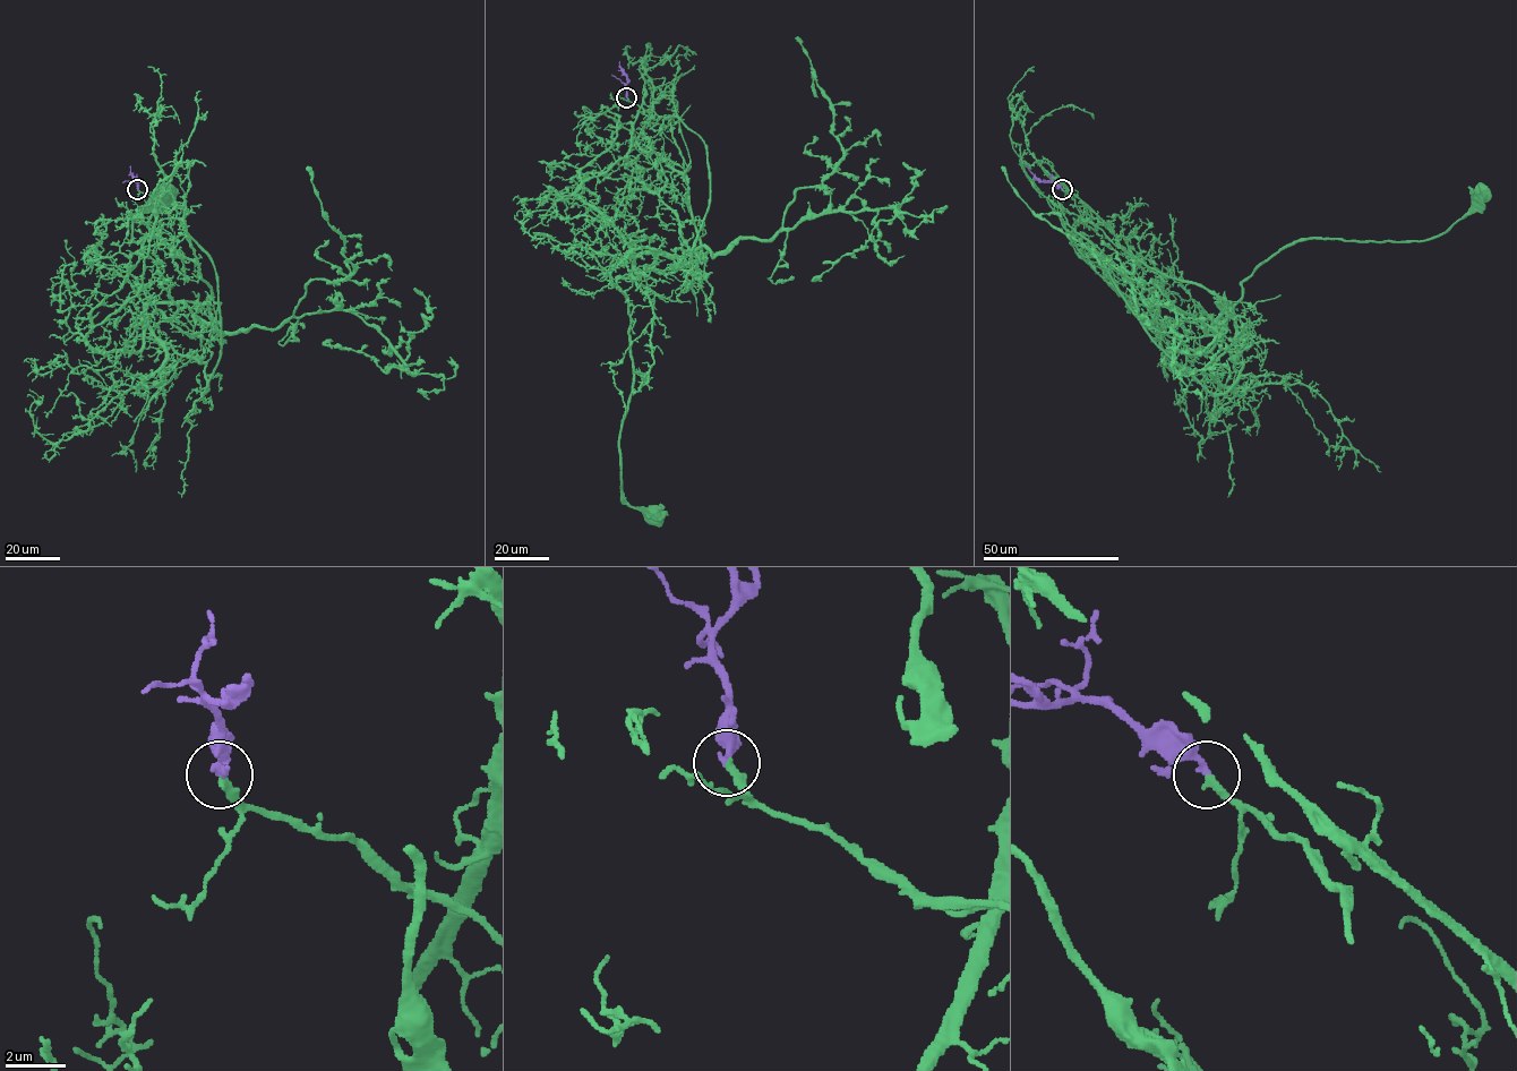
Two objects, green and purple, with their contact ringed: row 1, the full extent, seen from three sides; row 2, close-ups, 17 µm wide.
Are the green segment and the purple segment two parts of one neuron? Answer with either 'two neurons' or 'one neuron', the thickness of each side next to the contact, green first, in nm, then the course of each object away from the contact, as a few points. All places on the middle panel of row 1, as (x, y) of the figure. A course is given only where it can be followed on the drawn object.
one neuron; calibres 280 and 240 nm; course green (626, 97), (670, 120), (700, 248), (679, 265), (641, 254), (617, 279), (633, 374), (620, 491), (651, 516); course purple (626, 97), (627, 76), (619, 61)

